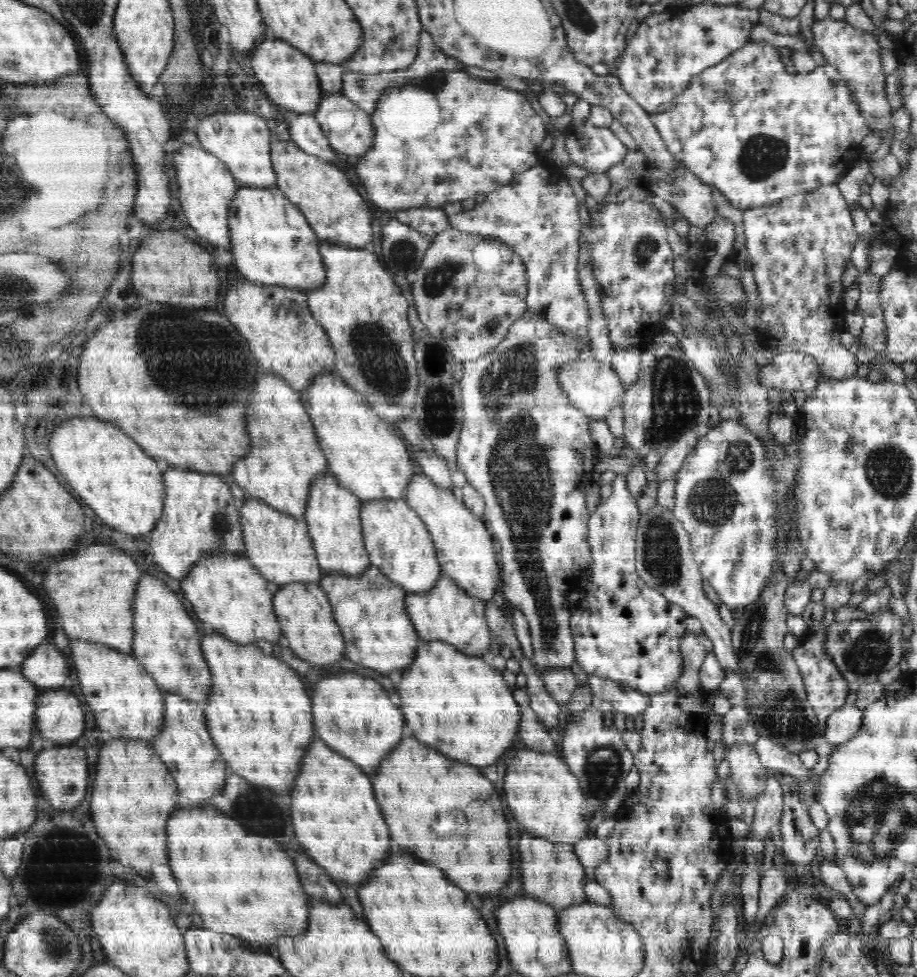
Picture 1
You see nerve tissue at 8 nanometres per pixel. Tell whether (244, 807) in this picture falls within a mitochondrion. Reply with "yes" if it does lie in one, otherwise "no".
yes

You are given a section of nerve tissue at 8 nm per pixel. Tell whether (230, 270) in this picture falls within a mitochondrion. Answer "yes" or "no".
no

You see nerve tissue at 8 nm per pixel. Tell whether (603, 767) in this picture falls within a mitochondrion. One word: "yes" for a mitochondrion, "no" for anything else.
yes

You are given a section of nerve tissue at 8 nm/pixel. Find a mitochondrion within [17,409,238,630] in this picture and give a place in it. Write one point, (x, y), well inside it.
(220, 525)

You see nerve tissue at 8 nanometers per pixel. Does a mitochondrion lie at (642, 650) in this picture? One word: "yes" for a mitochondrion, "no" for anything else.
no

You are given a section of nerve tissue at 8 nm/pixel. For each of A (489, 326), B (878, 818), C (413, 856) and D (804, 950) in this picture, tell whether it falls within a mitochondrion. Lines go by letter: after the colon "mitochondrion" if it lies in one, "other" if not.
A: mitochondrion
B: mitochondrion
C: other
D: other

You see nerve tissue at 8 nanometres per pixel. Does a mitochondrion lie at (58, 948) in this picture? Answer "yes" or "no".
yes

